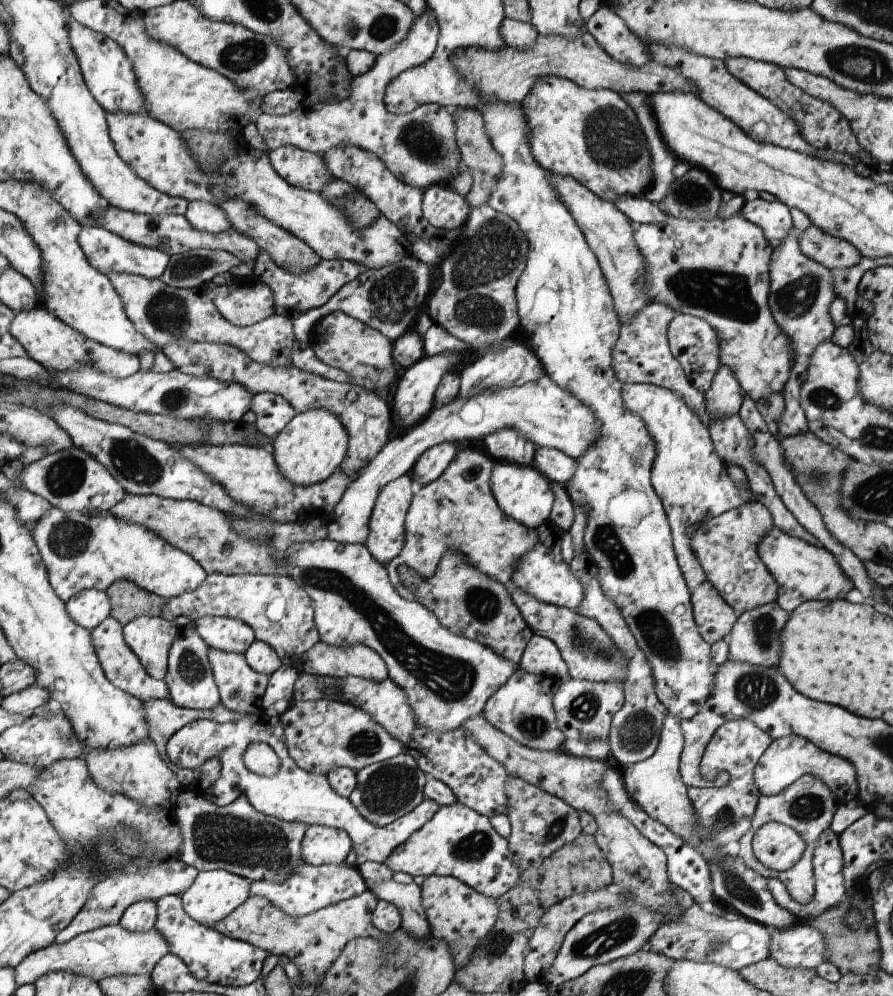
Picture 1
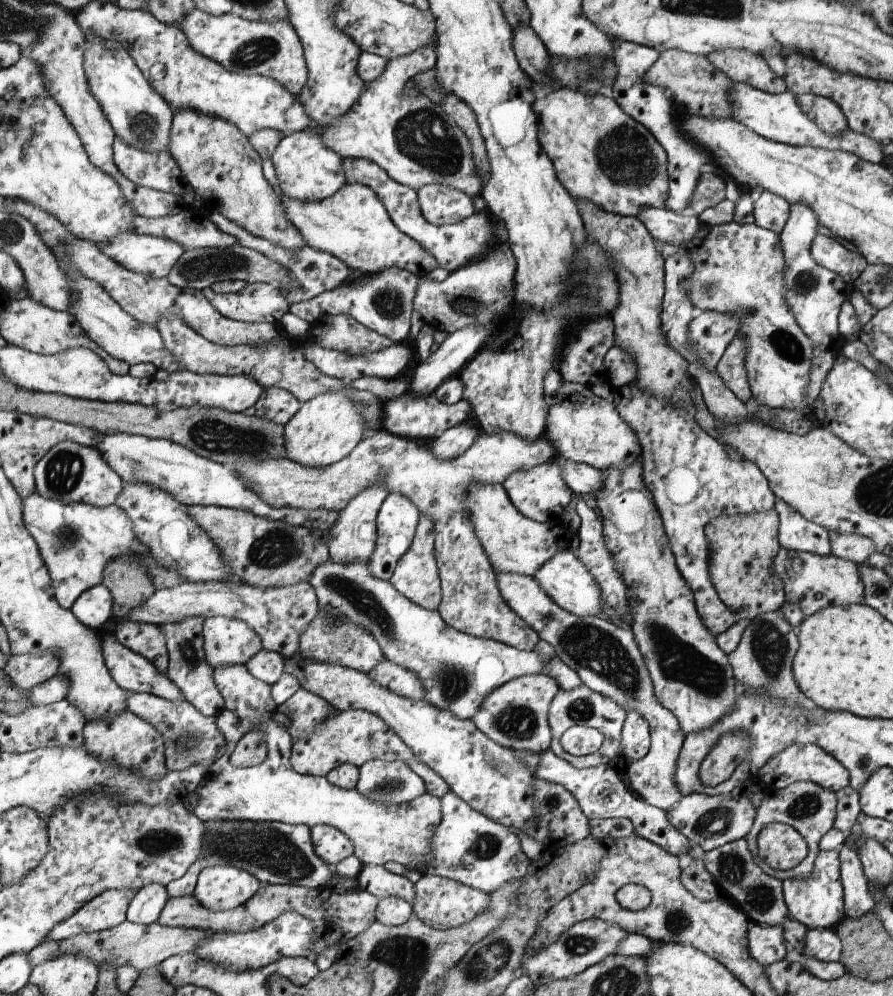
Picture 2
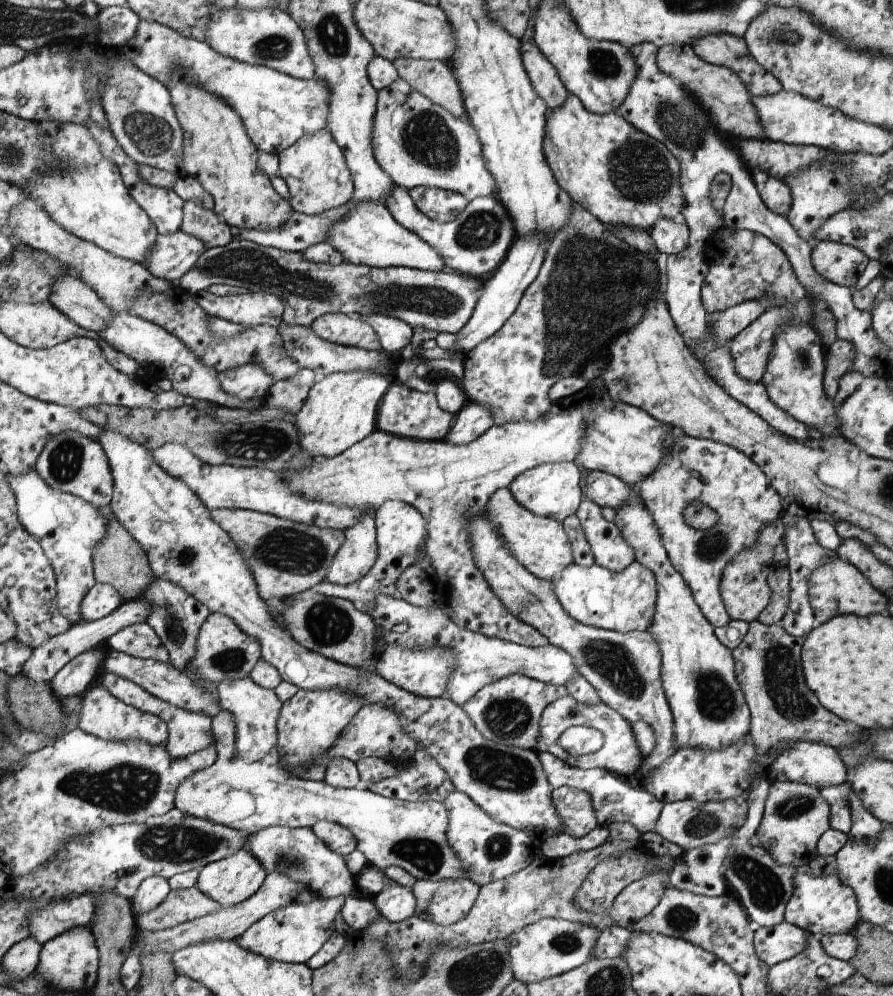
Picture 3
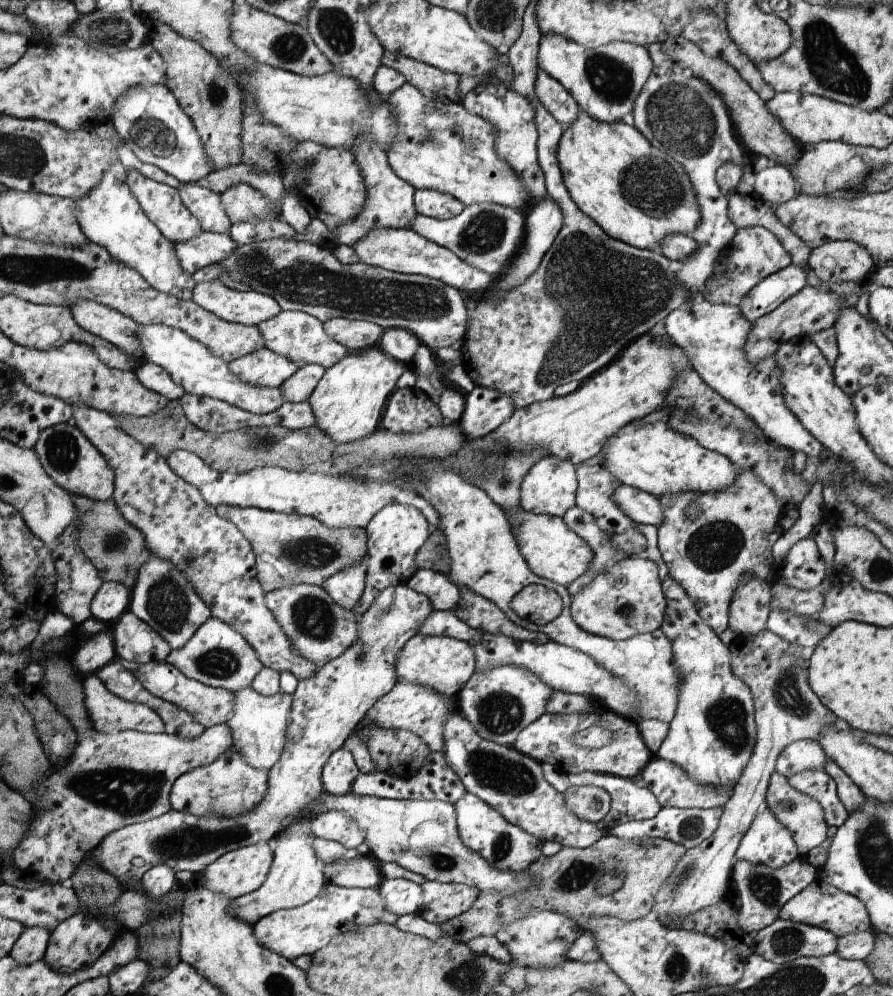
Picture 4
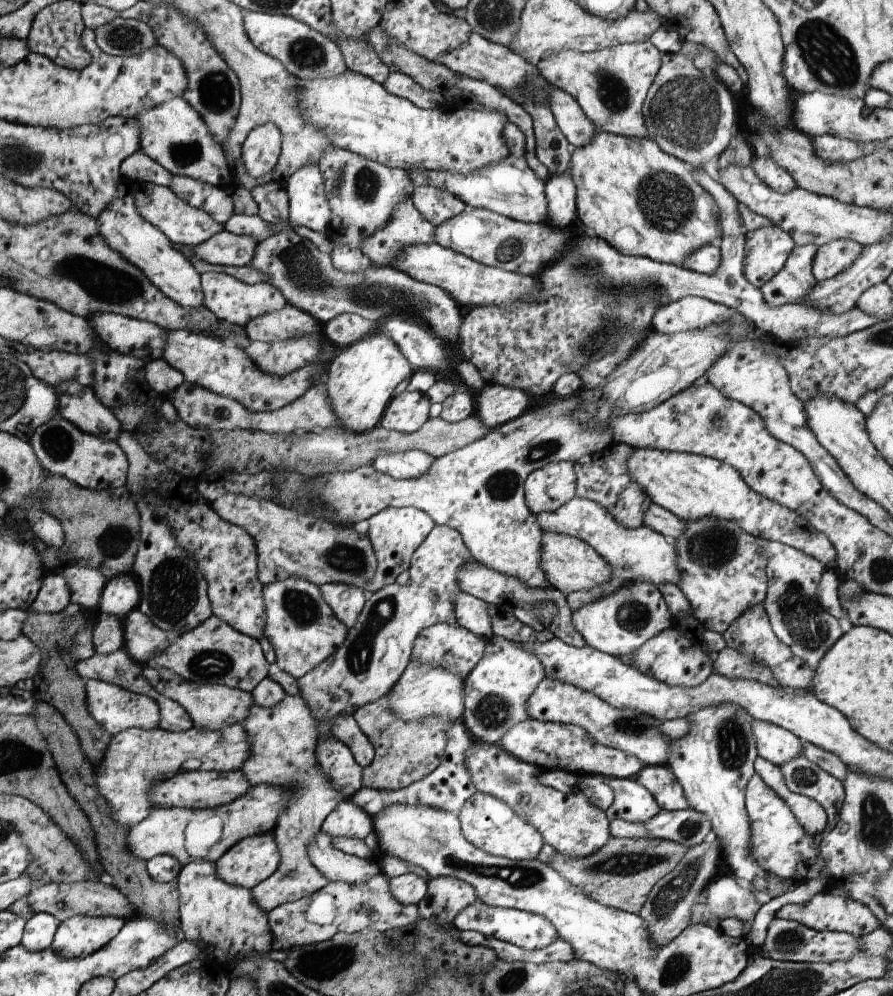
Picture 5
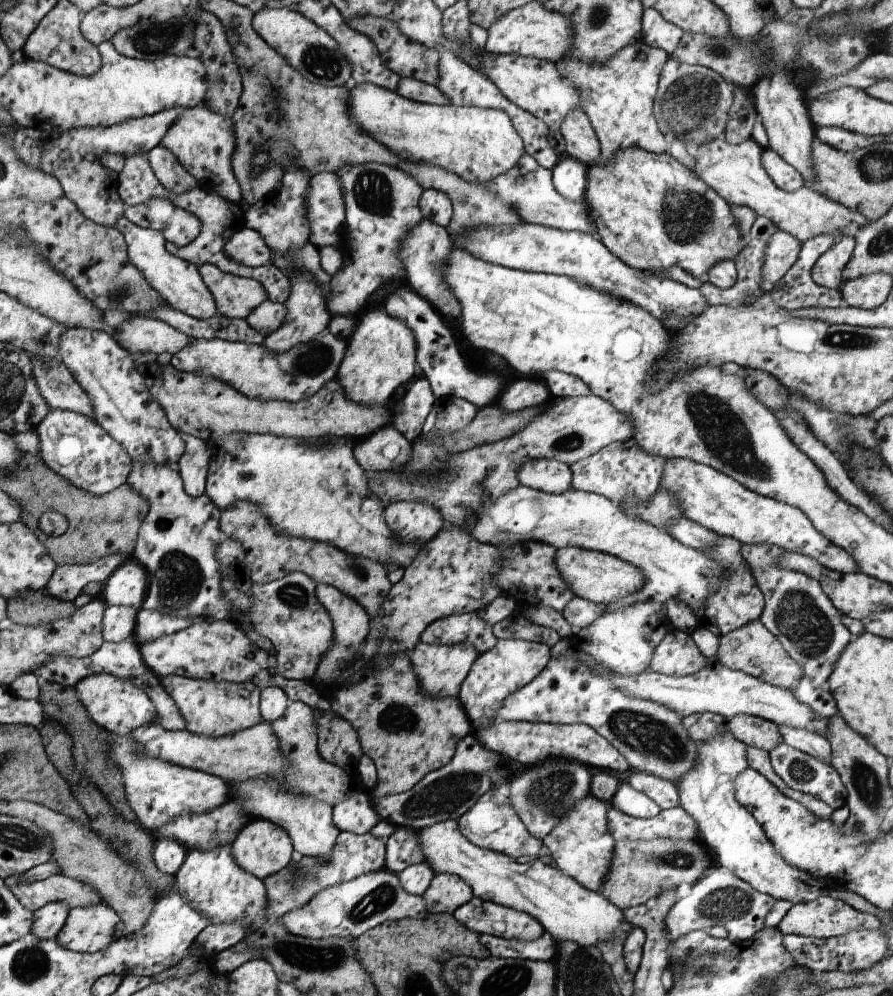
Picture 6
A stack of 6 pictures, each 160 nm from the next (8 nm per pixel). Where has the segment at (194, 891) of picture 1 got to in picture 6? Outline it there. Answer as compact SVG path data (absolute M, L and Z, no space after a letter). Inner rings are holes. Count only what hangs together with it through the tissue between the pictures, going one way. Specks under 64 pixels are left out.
M252 818L249 820L244 828L236 834L236 840L230 846L235 862L243 870L261 880L289 866L289 862L295 856L292 842L287 832L267 819Z

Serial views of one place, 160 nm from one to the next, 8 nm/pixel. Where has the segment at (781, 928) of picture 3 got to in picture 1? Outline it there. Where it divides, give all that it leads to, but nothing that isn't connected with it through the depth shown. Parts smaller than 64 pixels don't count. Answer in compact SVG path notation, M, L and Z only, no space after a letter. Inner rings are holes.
M692 903L689 908L686 908L678 916L676 921L658 926L657 930L648 938L645 948L659 954L664 954L674 961L687 960L696 963L713 963L725 968L730 968L732 971L738 971L740 968L768 958L768 944L771 930L772 928L764 924L746 919L739 912L726 909L722 915L717 916L701 911L699 906Z

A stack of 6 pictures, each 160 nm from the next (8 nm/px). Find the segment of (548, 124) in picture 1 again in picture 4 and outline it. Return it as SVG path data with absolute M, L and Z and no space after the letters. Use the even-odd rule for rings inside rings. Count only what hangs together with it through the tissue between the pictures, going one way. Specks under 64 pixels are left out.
M579 108L576 120L562 130L556 158L573 202L612 239L646 249L673 233L688 236L699 224L699 209L683 167L651 146L633 125L604 123Z

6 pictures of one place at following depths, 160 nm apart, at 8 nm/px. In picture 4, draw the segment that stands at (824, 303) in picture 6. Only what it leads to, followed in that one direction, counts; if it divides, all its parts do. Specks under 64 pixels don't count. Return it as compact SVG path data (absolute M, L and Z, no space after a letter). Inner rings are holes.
M790 263L776 273L753 284L739 301L742 317L752 323L756 318L771 312L784 300L806 285L807 264L803 267Z

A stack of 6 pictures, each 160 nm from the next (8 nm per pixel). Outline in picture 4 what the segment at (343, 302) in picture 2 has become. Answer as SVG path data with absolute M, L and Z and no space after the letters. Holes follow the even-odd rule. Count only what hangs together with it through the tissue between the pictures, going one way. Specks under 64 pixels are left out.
M391 327L384 329L375 346L401 362L411 362L420 339L411 331Z

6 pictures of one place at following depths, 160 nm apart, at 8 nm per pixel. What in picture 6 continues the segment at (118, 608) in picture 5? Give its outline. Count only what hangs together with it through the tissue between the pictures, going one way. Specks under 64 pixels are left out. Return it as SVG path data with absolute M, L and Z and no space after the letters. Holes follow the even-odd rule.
M132 558L122 562L103 582L103 603L107 606L137 607L147 594L147 574Z

